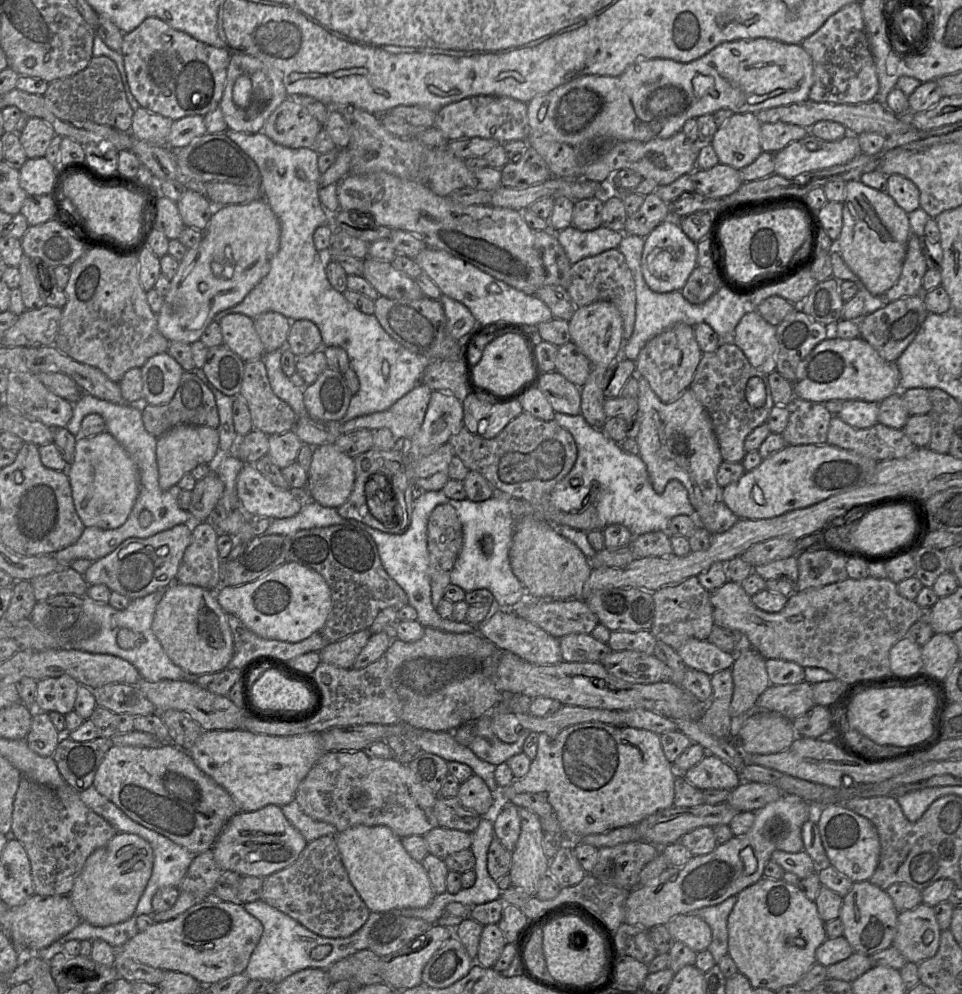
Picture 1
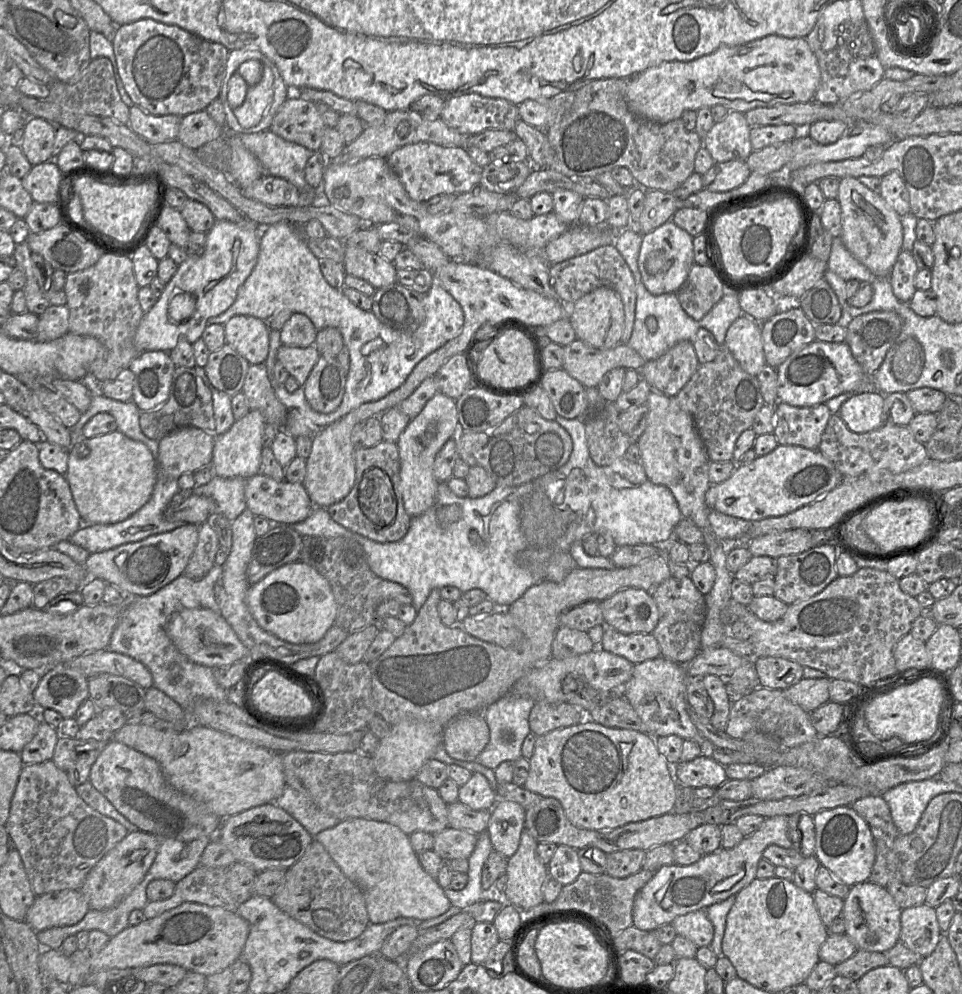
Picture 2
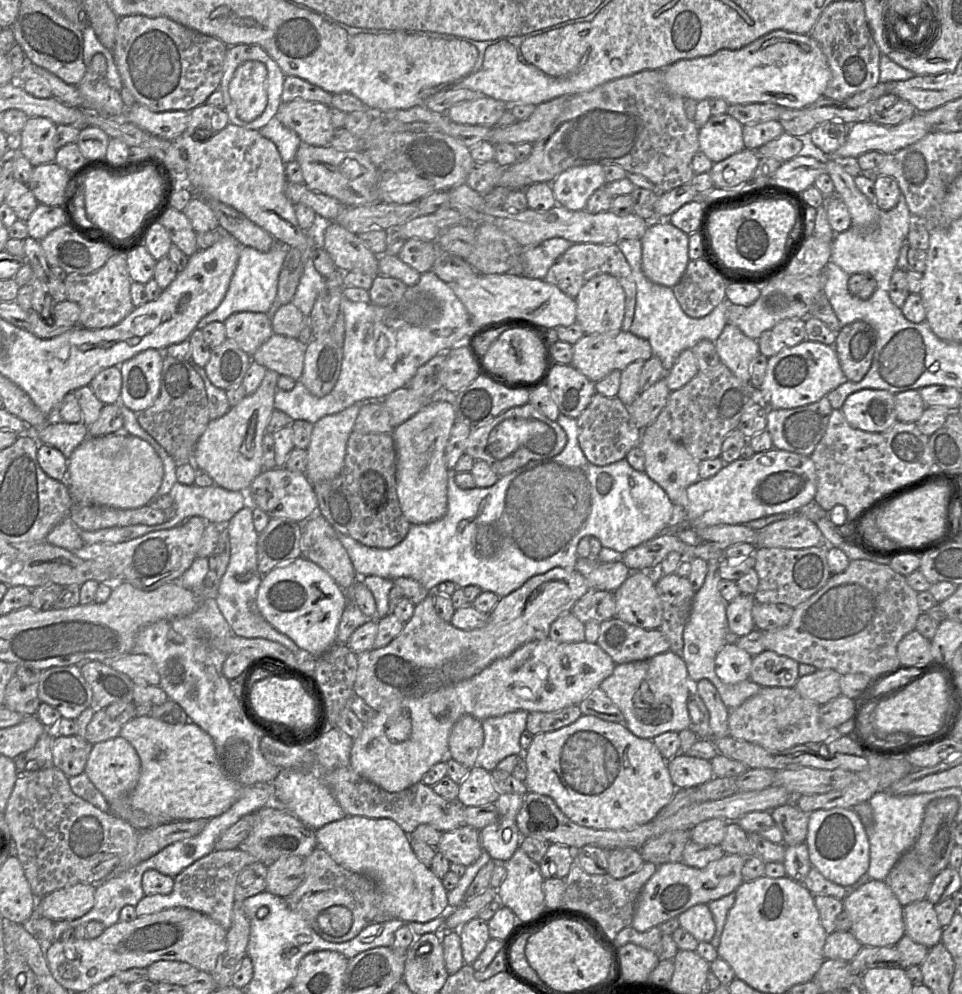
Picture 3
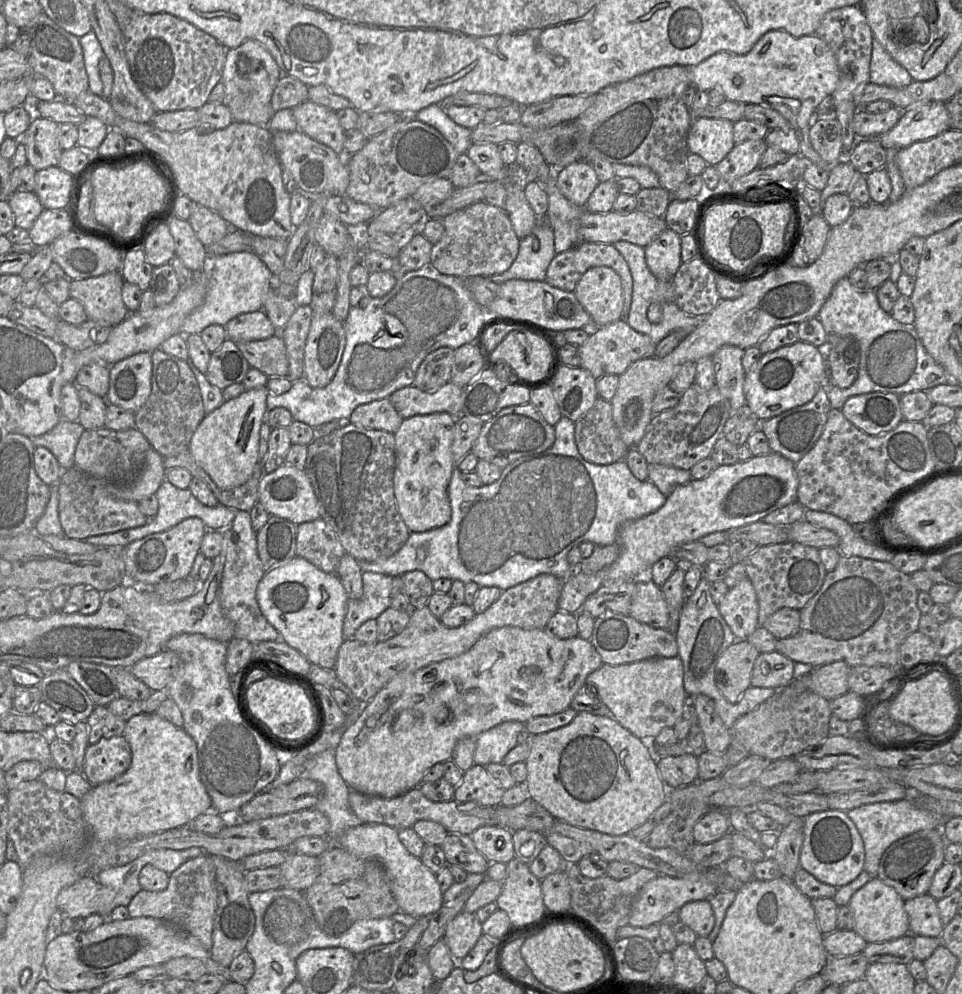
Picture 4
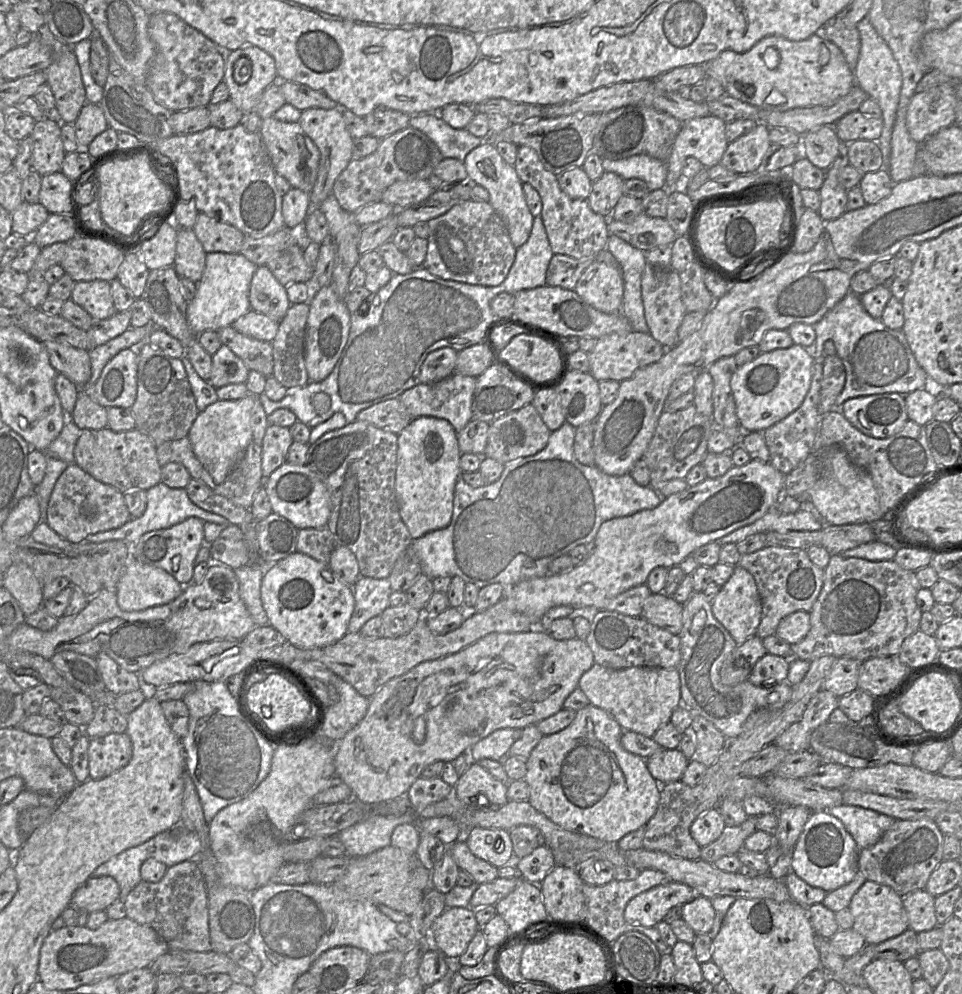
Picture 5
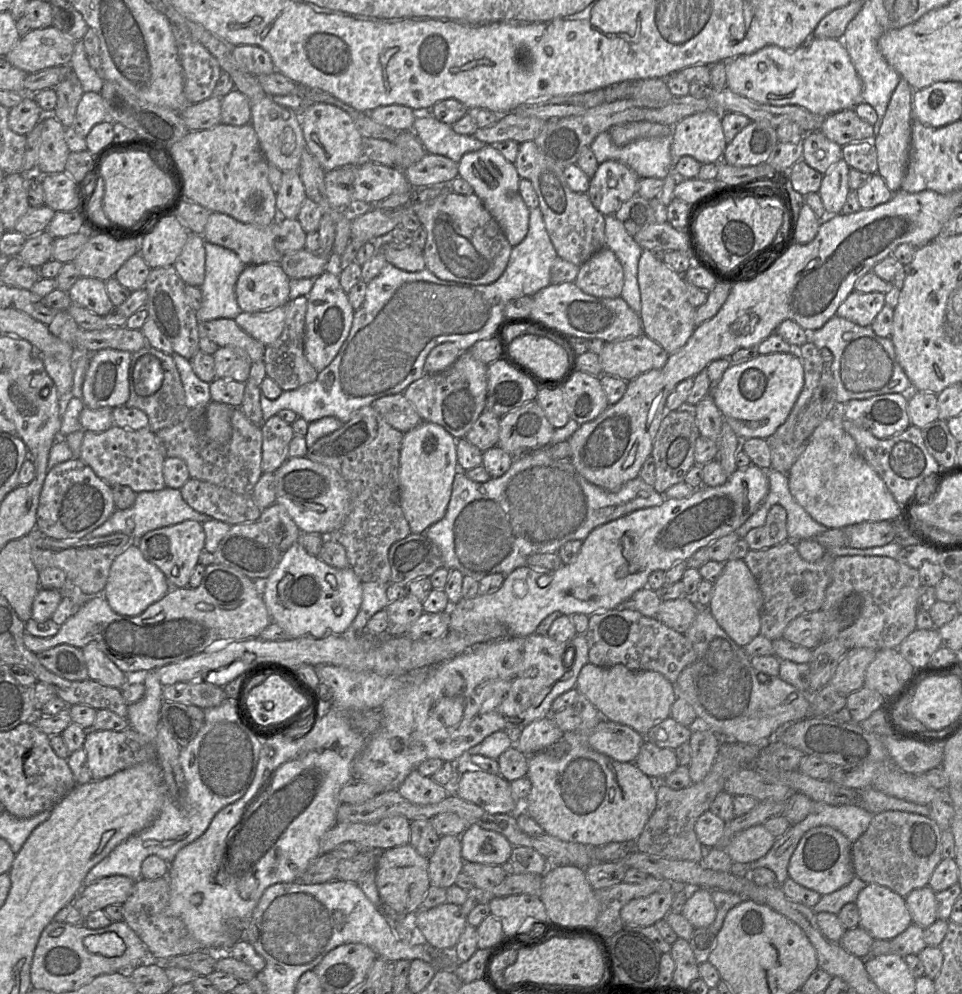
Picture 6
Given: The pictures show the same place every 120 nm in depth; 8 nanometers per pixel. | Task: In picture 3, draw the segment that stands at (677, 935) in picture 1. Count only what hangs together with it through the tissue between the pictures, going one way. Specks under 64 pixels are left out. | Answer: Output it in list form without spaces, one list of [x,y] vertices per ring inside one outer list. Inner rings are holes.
[[[697,904],[678,916],[680,927],[698,942],[710,942],[715,934],[715,922],[707,904]]]

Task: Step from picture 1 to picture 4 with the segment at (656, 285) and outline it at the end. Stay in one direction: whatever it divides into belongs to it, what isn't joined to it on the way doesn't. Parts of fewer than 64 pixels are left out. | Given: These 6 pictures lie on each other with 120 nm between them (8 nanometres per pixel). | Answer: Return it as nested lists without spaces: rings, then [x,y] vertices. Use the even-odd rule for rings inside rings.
[[[666,228],[644,247],[645,261],[659,281],[671,281],[681,265],[681,236]]]

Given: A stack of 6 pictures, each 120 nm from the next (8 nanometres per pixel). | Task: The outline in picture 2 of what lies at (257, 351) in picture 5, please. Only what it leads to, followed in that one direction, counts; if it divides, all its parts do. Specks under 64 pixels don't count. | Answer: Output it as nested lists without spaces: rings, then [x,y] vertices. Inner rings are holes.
[[[281,345],[277,352],[277,360],[284,365],[300,386],[303,386],[307,380],[319,357],[320,353],[314,345],[306,348]]]

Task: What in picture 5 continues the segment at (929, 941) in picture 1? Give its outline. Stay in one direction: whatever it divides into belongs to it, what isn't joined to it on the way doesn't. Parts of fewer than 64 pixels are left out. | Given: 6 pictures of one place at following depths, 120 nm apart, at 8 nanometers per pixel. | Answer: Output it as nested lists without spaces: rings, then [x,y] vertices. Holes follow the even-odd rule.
[[[925,889],[915,890],[903,897],[909,929],[916,933],[929,931],[938,926],[935,916],[935,897]]]

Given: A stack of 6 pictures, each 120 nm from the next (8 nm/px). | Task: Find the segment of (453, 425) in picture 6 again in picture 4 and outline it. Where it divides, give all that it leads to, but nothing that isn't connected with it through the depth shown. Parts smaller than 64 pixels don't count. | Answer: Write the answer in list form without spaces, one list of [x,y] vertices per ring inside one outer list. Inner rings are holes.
[[[451,381],[435,392],[425,392],[413,385],[395,391],[389,399],[403,419],[440,412],[456,418],[462,414],[463,388]]]

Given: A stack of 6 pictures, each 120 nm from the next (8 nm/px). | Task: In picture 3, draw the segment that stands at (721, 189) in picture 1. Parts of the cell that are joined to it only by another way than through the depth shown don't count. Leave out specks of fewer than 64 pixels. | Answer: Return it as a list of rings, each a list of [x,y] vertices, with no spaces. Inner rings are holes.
[[[744,148],[722,161],[713,163],[708,173],[714,187],[728,189],[743,184],[753,174],[759,159],[756,150]]]

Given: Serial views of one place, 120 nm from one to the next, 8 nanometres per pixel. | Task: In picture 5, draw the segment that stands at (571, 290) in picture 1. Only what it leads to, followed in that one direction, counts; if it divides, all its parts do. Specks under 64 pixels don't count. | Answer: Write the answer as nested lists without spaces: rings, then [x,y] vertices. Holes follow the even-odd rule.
[[[606,248],[595,255],[582,258],[554,254],[546,270],[546,284],[574,290],[582,272],[593,262],[604,262],[619,267],[615,257]]]

